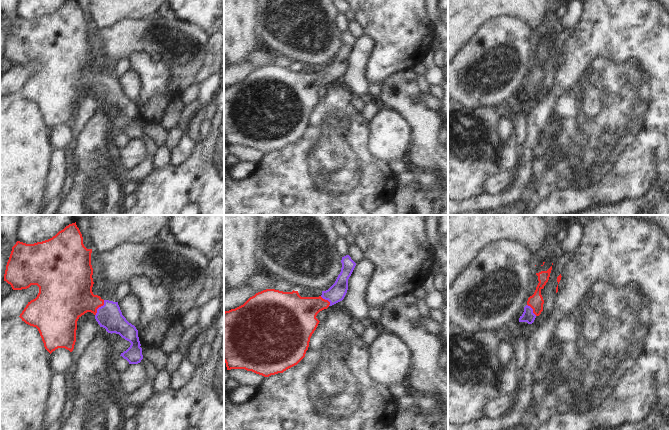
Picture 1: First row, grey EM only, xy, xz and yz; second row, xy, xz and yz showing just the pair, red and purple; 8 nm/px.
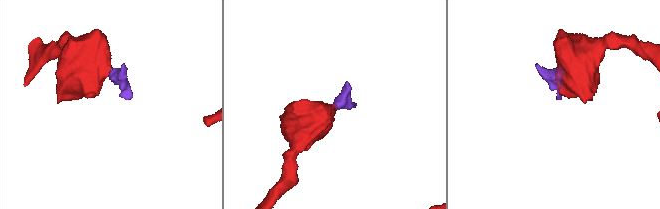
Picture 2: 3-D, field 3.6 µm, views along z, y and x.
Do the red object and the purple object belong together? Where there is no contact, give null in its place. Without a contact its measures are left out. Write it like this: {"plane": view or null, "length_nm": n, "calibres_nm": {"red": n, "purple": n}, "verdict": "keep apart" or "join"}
{"plane": "xy", "length_nm": 150, "calibres_nm": {"red": 360, "purple": 200}, "verdict": "join"}

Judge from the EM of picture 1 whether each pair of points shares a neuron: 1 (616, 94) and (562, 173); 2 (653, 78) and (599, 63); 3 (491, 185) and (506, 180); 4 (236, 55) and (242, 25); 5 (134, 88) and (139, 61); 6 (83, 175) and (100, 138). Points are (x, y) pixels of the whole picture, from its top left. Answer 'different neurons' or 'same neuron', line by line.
1: same neuron
2: same neuron
3: same neuron
4: same neuron
5: different neurons
6: same neuron

